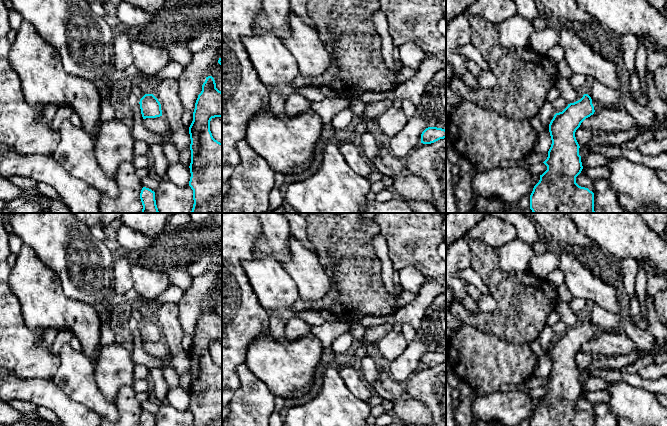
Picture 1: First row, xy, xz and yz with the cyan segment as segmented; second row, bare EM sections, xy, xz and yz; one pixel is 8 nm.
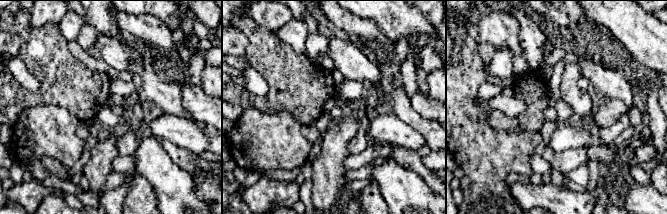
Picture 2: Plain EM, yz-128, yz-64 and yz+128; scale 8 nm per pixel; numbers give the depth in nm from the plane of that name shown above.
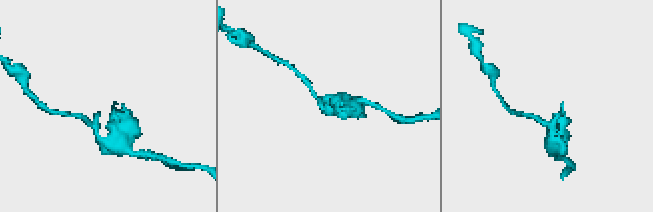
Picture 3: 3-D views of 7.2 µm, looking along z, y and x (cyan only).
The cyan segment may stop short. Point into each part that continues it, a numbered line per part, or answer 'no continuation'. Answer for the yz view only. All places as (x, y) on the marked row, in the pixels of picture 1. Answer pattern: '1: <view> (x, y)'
1: yz (598, 106)

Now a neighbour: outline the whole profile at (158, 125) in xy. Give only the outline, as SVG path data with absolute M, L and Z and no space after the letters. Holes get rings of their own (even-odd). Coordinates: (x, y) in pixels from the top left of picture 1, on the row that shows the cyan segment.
M163 116L143 119L143 124L146 129L158 135L164 136L168 133L169 125Z

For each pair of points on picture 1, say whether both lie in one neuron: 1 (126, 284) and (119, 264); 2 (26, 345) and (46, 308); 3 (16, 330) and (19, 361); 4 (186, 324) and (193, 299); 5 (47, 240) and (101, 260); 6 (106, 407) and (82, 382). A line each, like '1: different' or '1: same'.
1: same
2: different
3: same
4: same
5: same
6: same

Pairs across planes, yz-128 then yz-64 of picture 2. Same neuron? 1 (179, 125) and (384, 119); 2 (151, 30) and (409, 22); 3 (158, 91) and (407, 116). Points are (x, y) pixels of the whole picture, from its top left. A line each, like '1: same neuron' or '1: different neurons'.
1: same neuron
2: different neurons
3: same neuron

